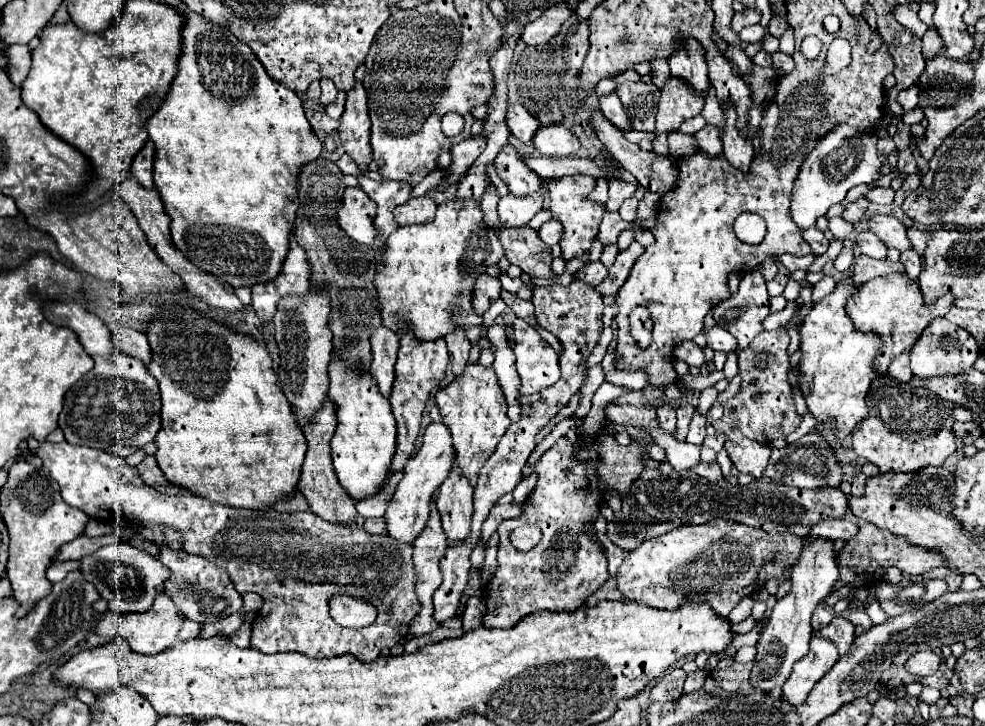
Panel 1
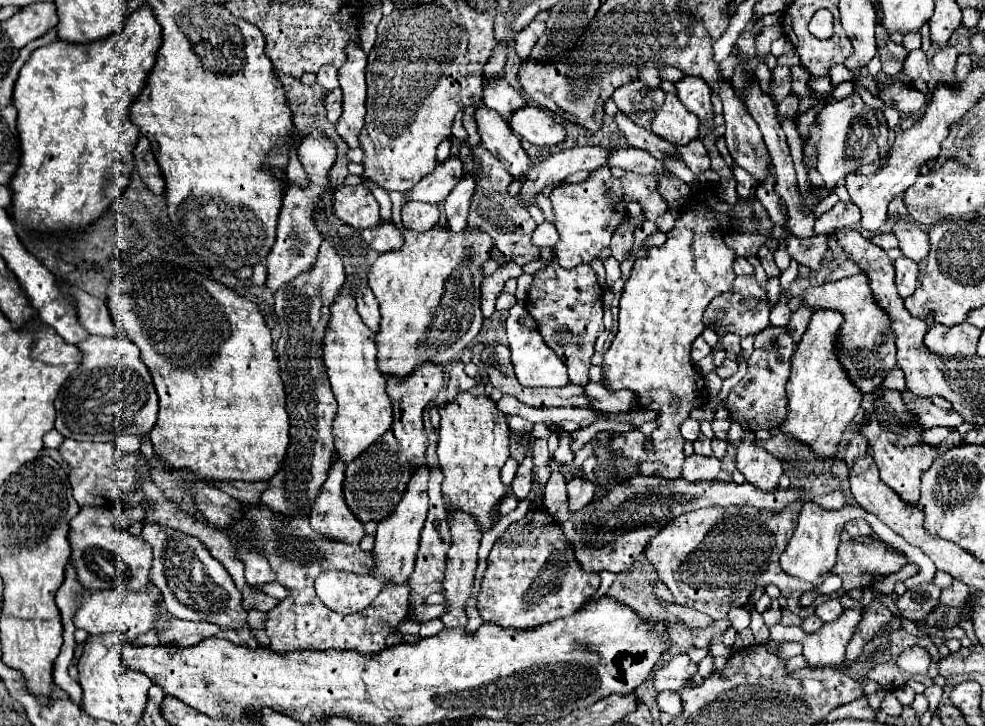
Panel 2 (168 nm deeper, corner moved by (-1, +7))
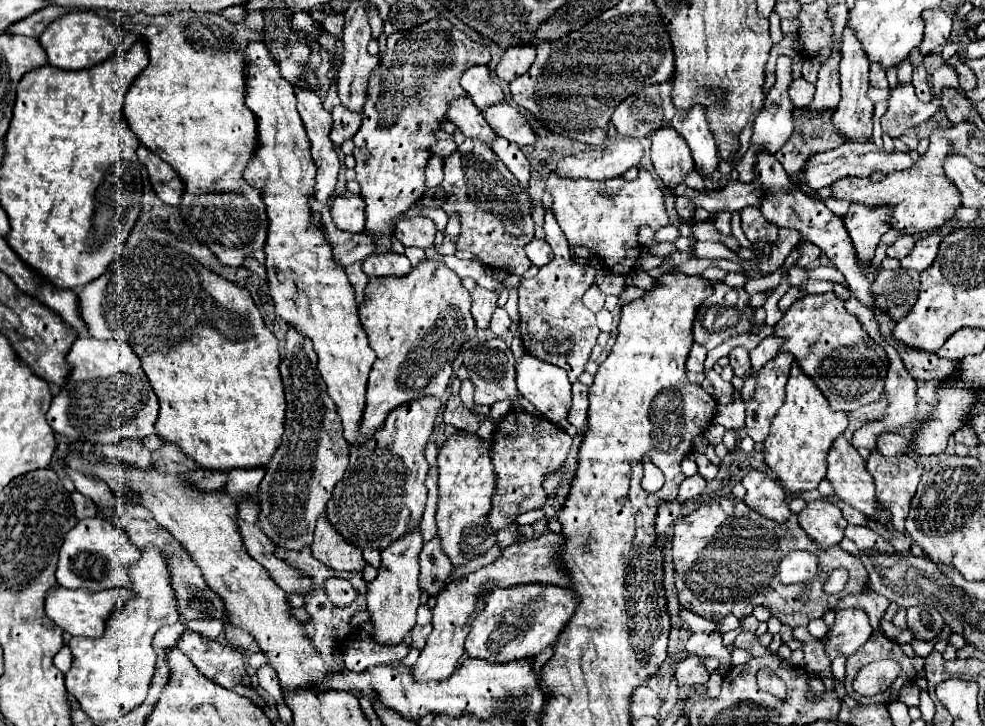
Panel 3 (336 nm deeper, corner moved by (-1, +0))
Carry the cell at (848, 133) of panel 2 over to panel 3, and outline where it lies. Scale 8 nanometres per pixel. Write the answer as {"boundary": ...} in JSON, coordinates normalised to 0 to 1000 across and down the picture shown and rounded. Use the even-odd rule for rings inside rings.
{"boundary":[[[859,37],[855,43],[855,81],[853,81],[853,112],[855,112],[855,136],[845,158],[845,172],[857,191],[869,197],[869,194],[883,194],[885,191],[885,156],[887,142],[881,136],[881,98],[883,98],[883,81],[877,73],[869,45]]]}

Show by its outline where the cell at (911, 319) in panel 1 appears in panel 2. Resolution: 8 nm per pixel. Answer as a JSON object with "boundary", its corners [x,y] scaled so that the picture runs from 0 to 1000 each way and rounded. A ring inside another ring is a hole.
{"boundary":[[[877,377],[818,397],[814,405],[814,419],[824,424],[824,430],[830,424],[841,424],[857,435],[857,446],[853,449],[853,501],[857,501],[861,521],[873,534],[873,540],[887,540],[899,515],[910,507],[910,477],[904,457],[904,441],[887,416],[881,383]]]}

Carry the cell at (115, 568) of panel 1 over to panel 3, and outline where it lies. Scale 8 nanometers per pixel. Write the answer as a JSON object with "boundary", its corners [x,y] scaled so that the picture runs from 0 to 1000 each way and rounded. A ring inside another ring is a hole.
{"boundary":[[[106,712],[83,715],[77,720],[77,726],[73,726],[73,731],[69,731],[61,753],[57,798],[67,811],[89,811],[89,814],[106,814],[118,809],[134,811],[130,784],[140,770],[142,756],[136,748],[132,748],[132,742],[120,726],[116,726],[116,720],[108,718]]]}

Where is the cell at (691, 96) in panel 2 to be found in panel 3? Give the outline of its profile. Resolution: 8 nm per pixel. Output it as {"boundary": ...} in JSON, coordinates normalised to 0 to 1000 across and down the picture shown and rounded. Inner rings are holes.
{"boundary":[[[705,145],[701,150],[686,153],[682,175],[686,175],[690,186],[694,186],[698,202],[703,205],[707,236],[711,236],[715,244],[723,244],[725,233],[729,230],[729,216],[727,216],[727,191],[721,180],[717,147]]]}

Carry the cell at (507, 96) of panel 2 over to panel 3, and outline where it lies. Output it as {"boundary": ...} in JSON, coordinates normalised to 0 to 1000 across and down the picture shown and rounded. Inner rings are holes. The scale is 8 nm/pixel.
{"boundary":[[[495,90],[477,92],[471,101],[467,114],[473,123],[473,128],[479,134],[479,139],[485,150],[495,150],[499,145],[514,139],[514,131],[512,131],[506,109],[499,103]]]}

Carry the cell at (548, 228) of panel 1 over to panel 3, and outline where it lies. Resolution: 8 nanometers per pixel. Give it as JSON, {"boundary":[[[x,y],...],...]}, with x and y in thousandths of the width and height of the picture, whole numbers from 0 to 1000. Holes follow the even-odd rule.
{"boundary":[[[542,329],[542,332],[538,332],[532,343],[534,343],[536,357],[538,357],[542,365],[546,365],[546,368],[554,365],[554,362],[560,357],[560,343],[558,343],[556,335],[550,332],[550,329]]]}

